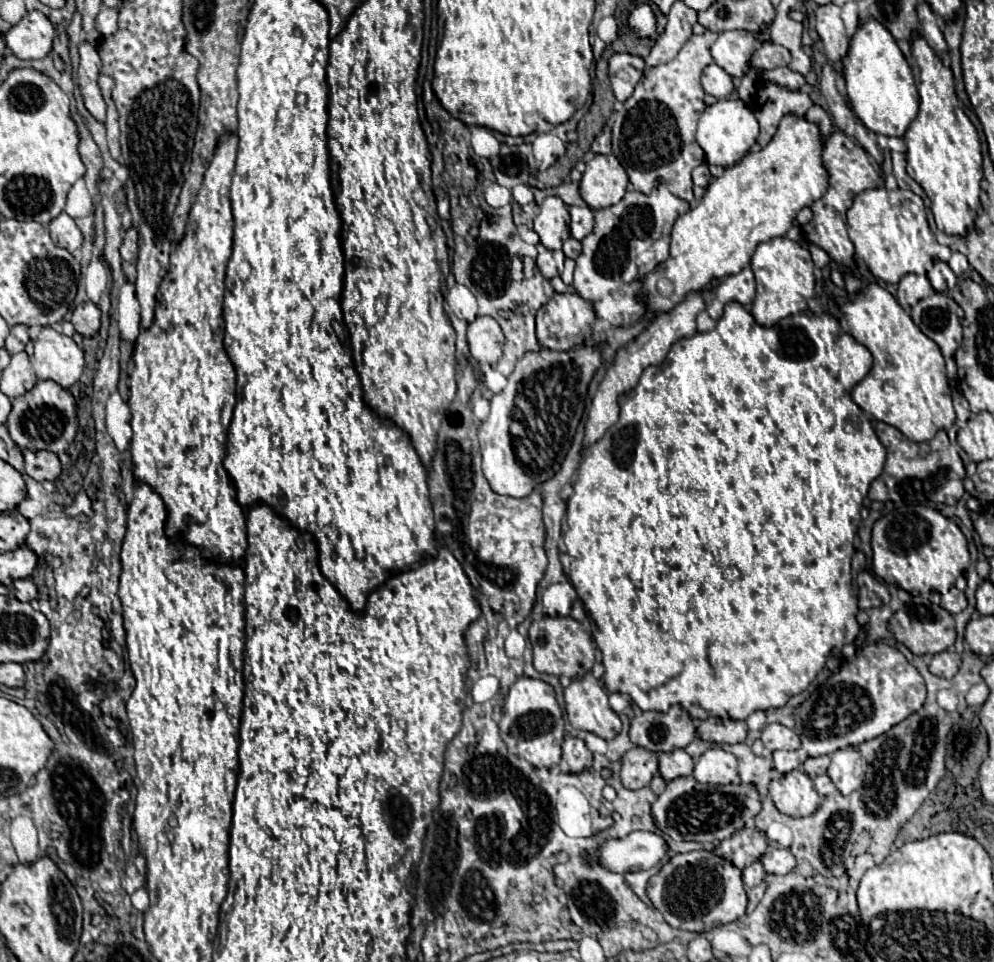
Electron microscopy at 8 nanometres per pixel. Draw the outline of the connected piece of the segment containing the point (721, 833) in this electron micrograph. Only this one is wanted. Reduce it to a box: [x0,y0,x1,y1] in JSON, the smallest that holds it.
[652,777,762,843]

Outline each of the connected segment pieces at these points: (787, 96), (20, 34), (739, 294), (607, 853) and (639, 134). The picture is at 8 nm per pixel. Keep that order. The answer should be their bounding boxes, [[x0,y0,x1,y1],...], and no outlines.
[[750,83,812,147],[4,11,54,59],[708,267,754,321],[600,831,666,873],[612,29,718,203]]

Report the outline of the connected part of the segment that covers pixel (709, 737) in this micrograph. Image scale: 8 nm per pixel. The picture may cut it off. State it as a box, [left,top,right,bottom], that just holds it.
[698,717,748,743]

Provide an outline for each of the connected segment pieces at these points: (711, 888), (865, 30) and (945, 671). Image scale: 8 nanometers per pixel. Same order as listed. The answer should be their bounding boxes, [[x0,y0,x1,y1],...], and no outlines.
[[646,849,748,933],[842,19,918,137],[928,649,960,679]]

